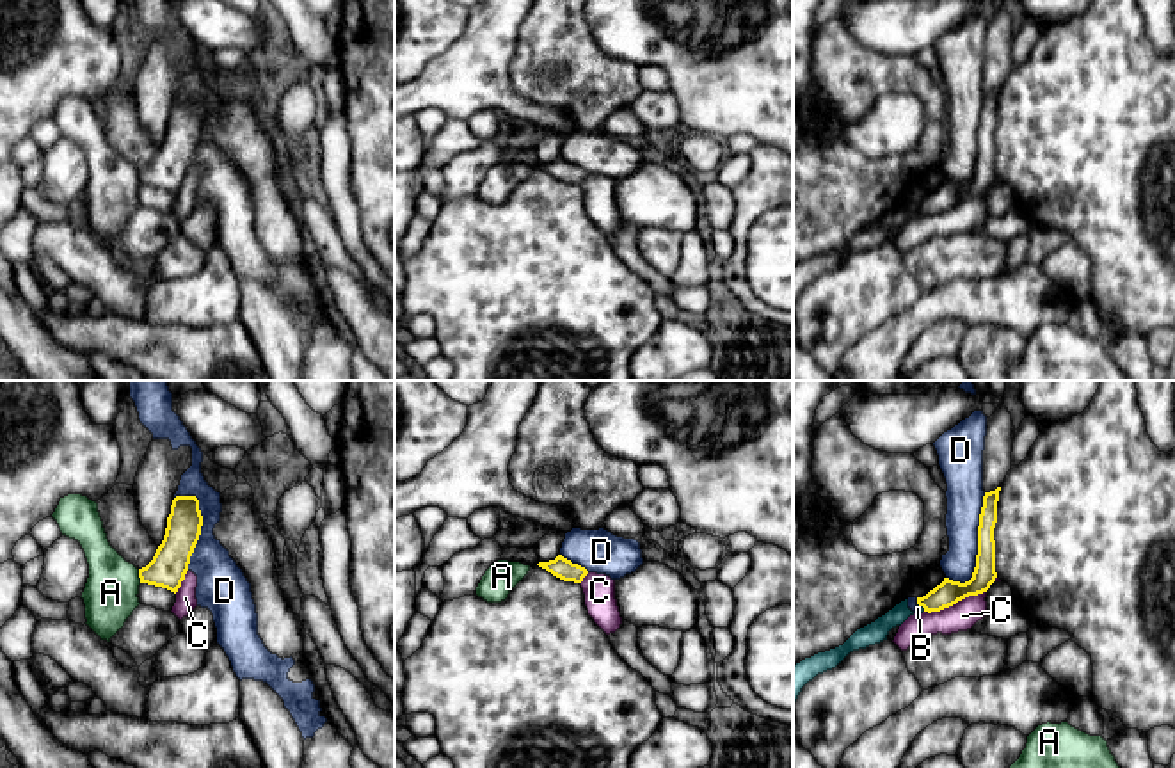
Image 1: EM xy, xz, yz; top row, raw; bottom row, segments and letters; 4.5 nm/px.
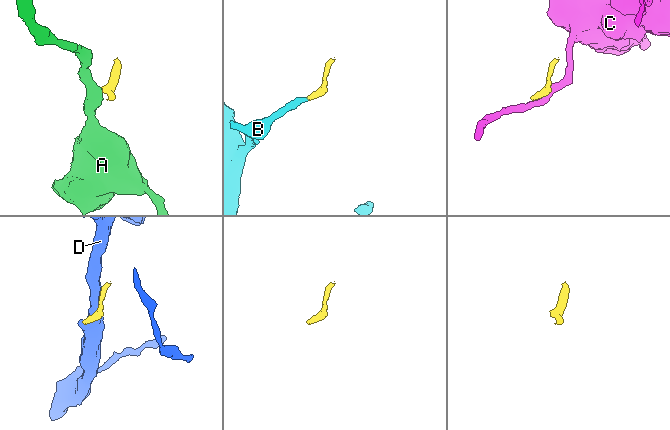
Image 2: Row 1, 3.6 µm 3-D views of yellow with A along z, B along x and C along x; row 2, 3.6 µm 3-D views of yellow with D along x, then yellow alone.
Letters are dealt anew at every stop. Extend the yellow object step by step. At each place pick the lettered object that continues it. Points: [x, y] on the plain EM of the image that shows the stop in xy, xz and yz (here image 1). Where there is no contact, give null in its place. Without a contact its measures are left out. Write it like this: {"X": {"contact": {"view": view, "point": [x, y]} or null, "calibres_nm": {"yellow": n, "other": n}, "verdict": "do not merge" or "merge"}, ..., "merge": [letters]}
{"A": {"contact": {"view": "xy", "point": [139, 178]}, "calibres_nm": {"yellow": 170, "other": 240}, "verdict": "do not merge"}, "B": {"contact": {"view": "yz", "point": [921, 207]}, "calibres_nm": {"yellow": 120, "other": 30}, "verdict": "merge"}, "C": {"contact": {"view": "yz", "point": [955, 205]}, "calibres_nm": {"yellow": 120, "other": 130}, "verdict": "do not merge"}, "D": {"contact": {"view": "yz", "point": [978, 146]}, "calibres_nm": {"yellow": 100, "other": 160}, "verdict": "do not merge"}, "merge": ["B"]}

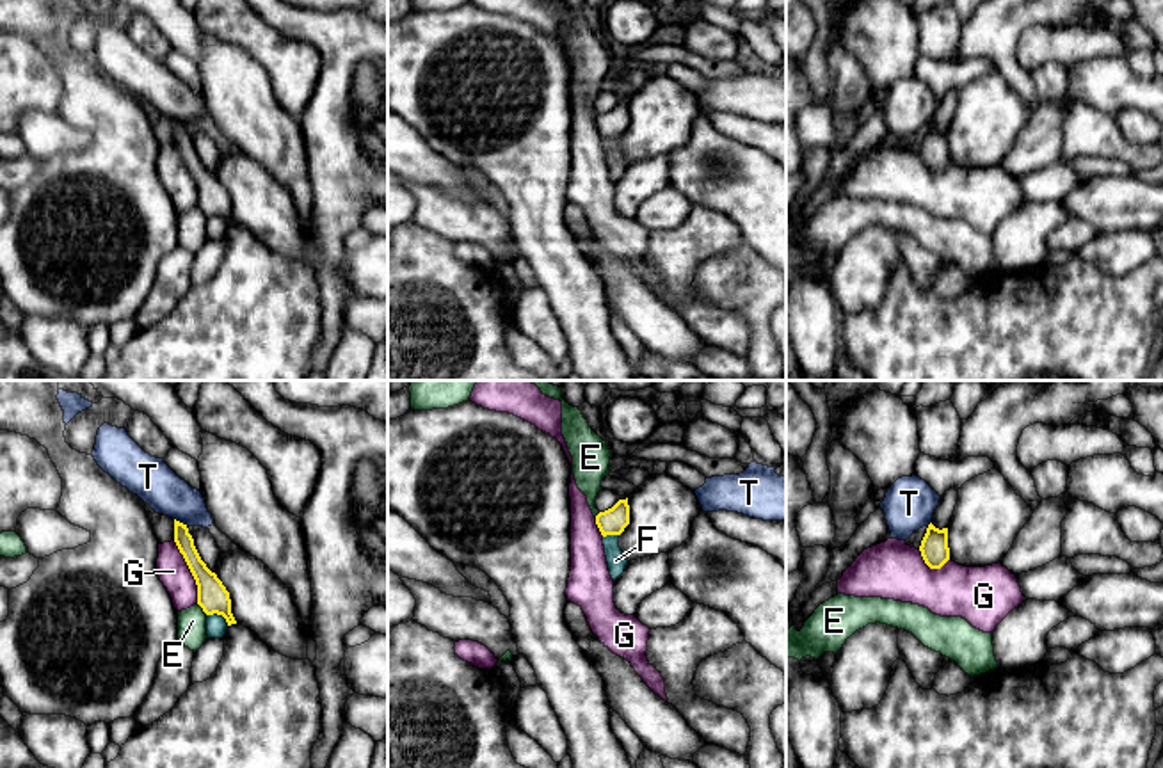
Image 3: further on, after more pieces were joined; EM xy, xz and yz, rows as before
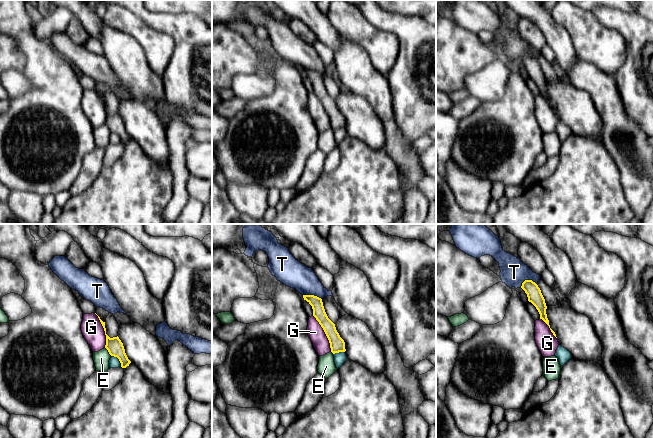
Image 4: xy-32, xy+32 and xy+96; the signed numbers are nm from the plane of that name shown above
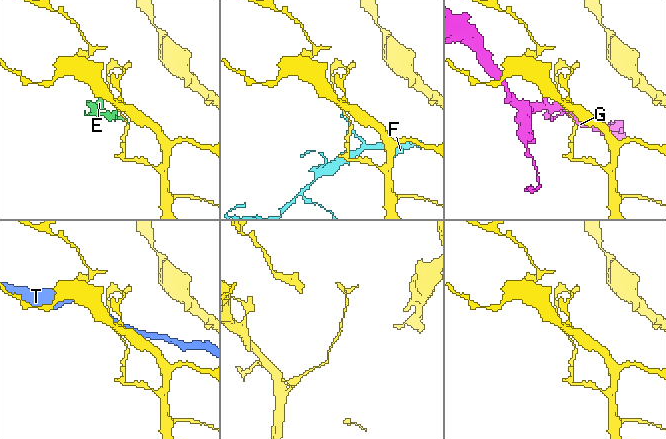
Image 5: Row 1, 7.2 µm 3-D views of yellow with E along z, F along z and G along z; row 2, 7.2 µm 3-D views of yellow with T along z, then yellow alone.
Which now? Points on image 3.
{"E": {"contact": {"view": "xy", "point": [201, 208]}, "calibres_nm": {"yellow": 140, "other": 130}, "verdict": "do not merge"}, "F": {"contact": {"view": "xy", "point": [219, 216]}, "calibres_nm": {"yellow": 140, "other": 100}, "verdict": "do not merge"}, "G": {"contact": {"view": "xy", "point": [191, 173]}, "calibres_nm": {"yellow": 140, "other": 140}, "verdict": "do not merge"}, "T": {"contact": {"view": "xy", "point": [182, 125]}, "calibres_nm": {"yellow": 80, "other": 190}, "verdict": "do not merge"}, "merge": []}

